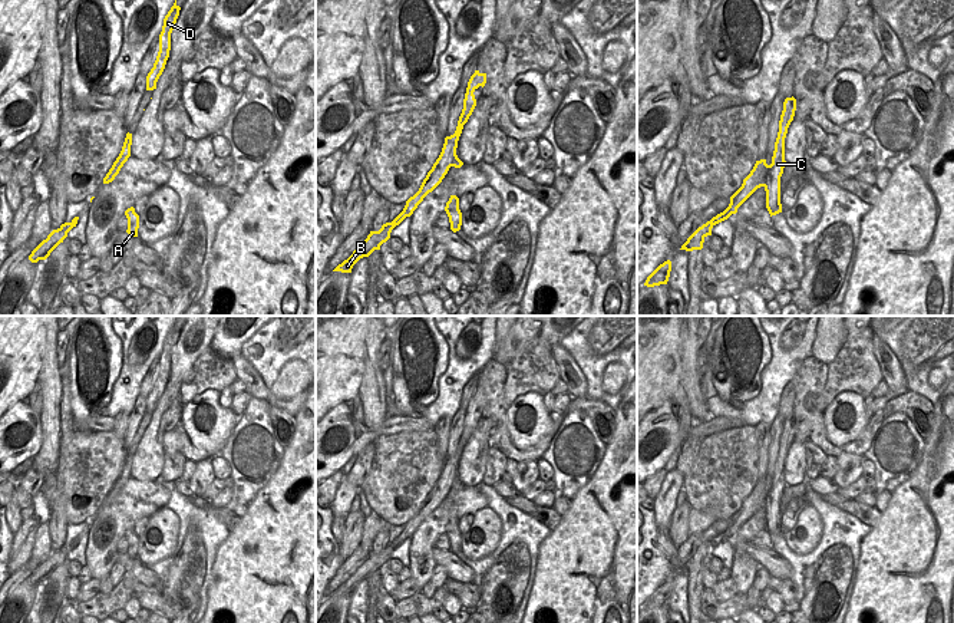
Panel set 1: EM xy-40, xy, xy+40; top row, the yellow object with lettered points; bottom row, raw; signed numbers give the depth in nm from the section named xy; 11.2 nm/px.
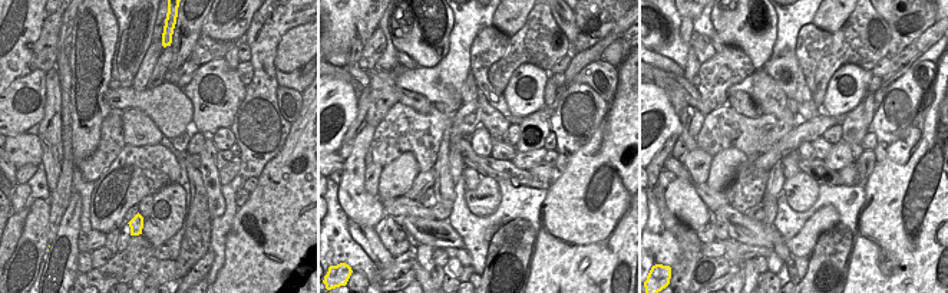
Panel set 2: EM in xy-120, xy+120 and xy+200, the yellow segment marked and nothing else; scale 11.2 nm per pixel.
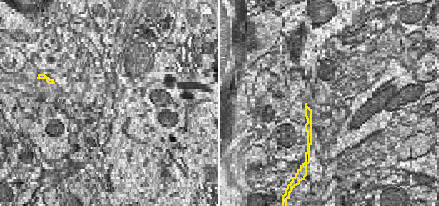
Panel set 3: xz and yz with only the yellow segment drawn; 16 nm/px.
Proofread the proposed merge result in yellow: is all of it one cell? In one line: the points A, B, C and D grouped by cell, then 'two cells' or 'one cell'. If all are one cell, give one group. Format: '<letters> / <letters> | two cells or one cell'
A C D / B | two cells

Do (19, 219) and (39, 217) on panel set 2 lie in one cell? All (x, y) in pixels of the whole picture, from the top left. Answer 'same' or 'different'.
different

